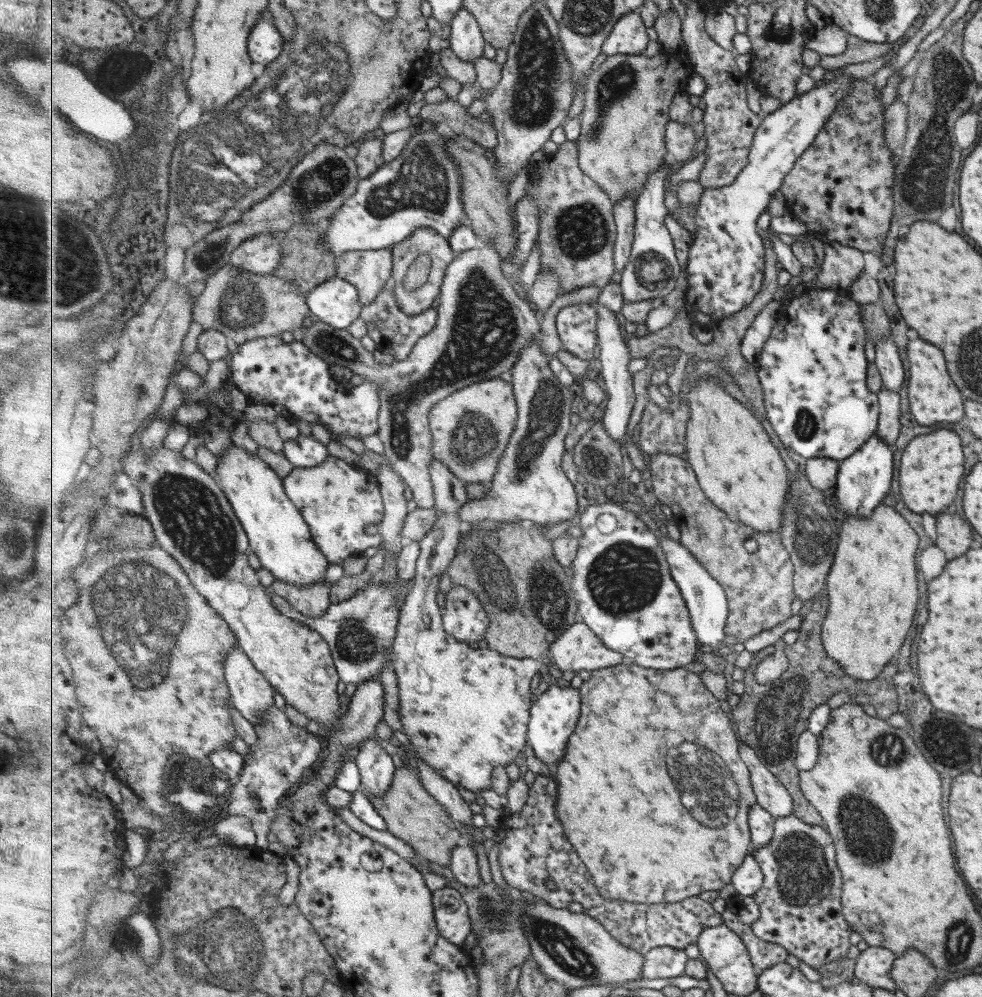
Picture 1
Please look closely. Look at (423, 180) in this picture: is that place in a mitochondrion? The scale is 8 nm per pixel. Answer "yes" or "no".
yes

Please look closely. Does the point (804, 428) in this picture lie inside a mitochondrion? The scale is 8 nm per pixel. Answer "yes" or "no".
yes

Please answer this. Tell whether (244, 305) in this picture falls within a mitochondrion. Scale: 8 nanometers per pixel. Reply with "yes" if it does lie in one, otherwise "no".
yes

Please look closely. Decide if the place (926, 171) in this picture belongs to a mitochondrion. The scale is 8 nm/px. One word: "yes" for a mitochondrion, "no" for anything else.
yes

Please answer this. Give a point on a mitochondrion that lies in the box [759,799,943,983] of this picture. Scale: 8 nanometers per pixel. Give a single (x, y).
(803, 871)

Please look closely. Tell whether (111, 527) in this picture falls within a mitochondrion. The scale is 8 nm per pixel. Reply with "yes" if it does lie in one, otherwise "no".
yes

